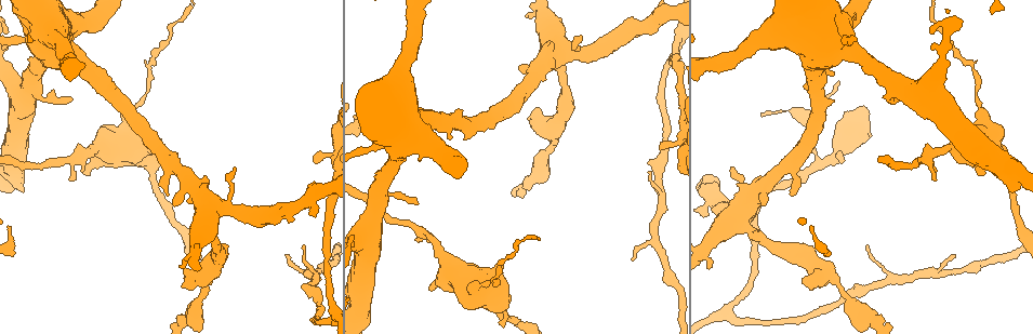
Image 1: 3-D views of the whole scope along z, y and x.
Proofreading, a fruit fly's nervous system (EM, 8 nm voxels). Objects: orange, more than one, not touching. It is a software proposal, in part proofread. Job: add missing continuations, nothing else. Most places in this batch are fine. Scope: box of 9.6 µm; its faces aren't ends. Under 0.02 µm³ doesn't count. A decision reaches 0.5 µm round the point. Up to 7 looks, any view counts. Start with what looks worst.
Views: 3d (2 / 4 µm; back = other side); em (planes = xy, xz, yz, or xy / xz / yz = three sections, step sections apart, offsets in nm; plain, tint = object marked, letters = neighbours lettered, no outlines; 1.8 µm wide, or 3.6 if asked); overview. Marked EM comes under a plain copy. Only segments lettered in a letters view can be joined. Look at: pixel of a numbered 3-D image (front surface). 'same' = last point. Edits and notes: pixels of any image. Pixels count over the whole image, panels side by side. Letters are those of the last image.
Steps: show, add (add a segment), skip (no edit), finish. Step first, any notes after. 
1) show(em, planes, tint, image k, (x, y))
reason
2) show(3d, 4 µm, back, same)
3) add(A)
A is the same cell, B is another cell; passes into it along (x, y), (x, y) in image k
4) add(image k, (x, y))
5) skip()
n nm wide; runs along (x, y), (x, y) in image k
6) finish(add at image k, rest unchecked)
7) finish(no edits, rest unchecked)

show(3d, 2 µm, image 1, (286, 257))
tapers out

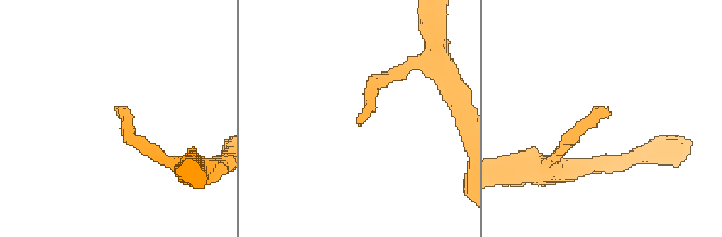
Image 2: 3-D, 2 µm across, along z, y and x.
show(em, planes, letters, image 2, (606, 110))
now the EM

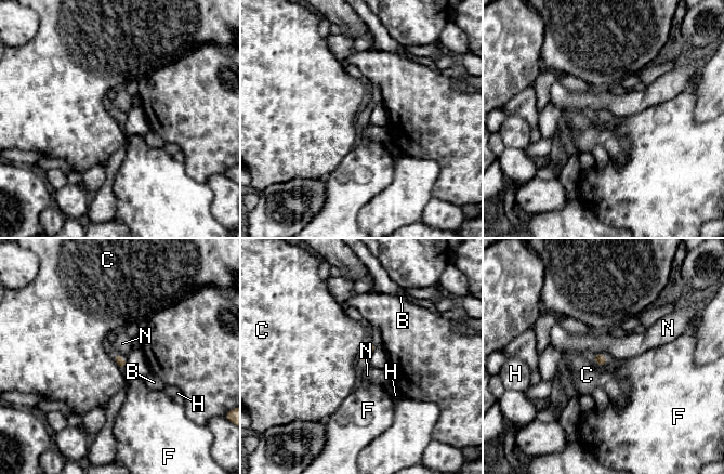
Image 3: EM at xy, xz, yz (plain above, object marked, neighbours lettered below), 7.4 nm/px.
skip()
B, C, F, H and N are other cells; border along (592, 356), (603, 367) in image 3; none of them fits

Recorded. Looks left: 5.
show(3d, 2 µm, image 1, (315, 161))
free end

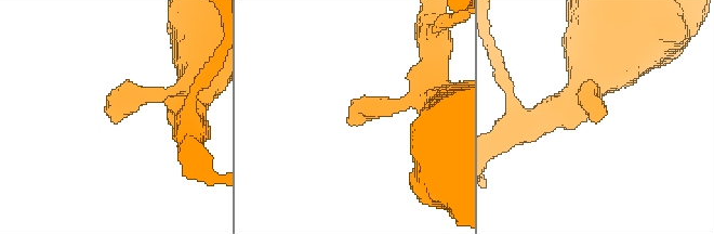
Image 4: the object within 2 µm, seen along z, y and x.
show(em, xy, step 8, letters, image 4, (350, 124))
now the EM

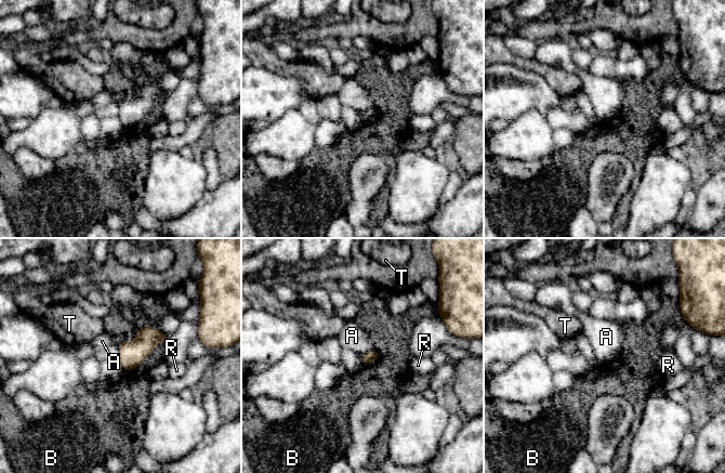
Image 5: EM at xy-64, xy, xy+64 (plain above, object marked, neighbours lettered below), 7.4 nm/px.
show(em, yz, step 8, letters, same)

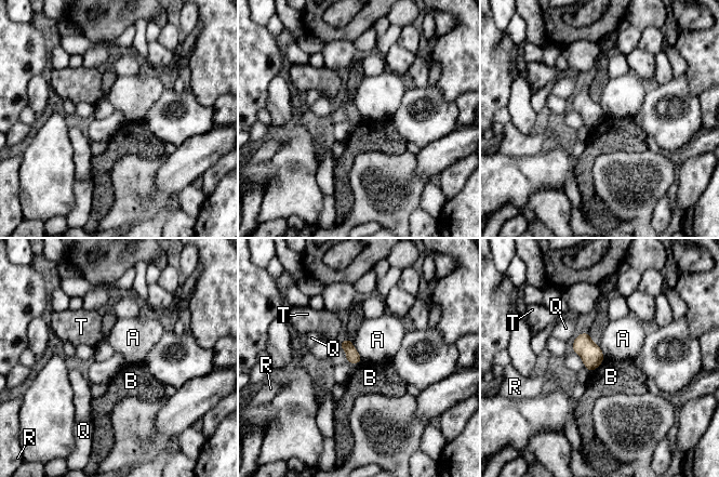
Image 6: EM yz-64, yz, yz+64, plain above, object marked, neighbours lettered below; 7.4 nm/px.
skip()
A, B, Q, R and T are other cells; none of them fits

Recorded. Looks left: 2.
finish(no edits, rest unchecked)

